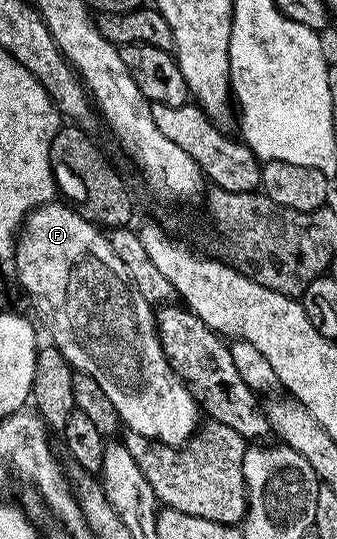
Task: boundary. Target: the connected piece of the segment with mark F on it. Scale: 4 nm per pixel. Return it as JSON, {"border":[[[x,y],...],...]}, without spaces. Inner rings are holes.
{"border":[[[64,201],[44,203],[28,213],[16,244],[16,275],[32,298],[35,318],[48,330],[51,346],[57,347],[73,372],[94,377],[110,397],[121,424],[147,439],[182,447],[198,430],[202,411],[188,387],[174,373],[156,332],[153,304],[138,293],[126,265],[110,245],[107,234],[97,224]]]}

